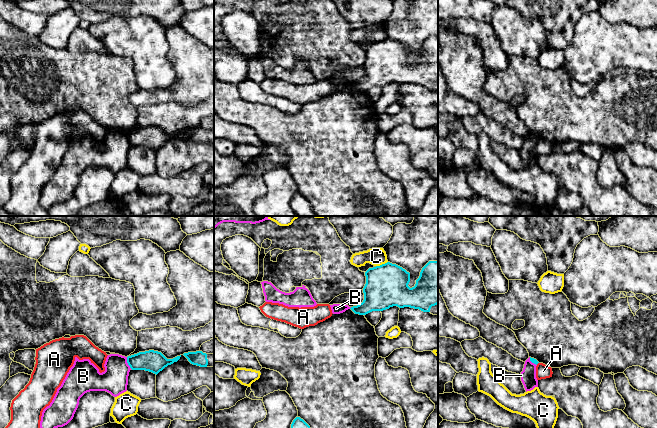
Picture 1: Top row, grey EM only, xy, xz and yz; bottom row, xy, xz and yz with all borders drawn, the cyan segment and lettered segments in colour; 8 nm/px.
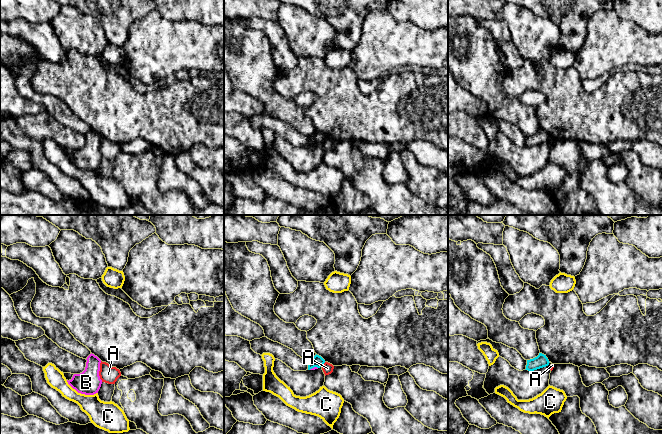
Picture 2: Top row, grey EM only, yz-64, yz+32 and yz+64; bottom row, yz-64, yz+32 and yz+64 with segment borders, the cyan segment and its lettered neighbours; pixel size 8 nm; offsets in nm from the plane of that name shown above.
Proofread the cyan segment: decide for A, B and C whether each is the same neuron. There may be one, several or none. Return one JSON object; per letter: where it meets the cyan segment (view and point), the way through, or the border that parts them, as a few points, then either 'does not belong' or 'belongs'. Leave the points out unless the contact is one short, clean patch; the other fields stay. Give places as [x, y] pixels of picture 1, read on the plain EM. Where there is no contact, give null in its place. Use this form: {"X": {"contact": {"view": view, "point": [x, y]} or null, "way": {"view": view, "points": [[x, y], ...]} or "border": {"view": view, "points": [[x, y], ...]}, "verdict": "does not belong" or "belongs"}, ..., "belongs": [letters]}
{"A": {"contact": {"view": "yz", "point": [537, 139]}, "border": {"view": "yz", "points": [[538, 138], [536, 140]]}, "verdict": "does not belong"}, "B": {"contact": {"view": "xy", "point": [127, 138]}, "border": {"view": "xy", "points": [[126, 133], [126, 138], [131, 144]]}, "verdict": "does not belong"}, "C": {"contact": {"view": "xz", "point": [382, 40]}, "verdict": "does not belong"}, "belongs": []}

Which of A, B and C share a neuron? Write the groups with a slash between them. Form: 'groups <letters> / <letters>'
groups A / B / C

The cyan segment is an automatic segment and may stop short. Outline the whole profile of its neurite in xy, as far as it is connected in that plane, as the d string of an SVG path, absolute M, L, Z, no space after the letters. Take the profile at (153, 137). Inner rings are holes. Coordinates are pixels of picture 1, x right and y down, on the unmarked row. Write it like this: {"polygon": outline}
{"polygon": "M149 126L128 132L127 139L132 146L145 146L157 151L168 141L177 138L180 133L181 131L167 135L161 128Z"}

